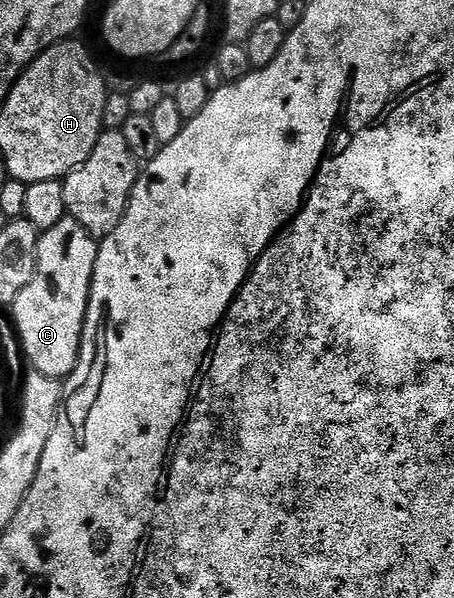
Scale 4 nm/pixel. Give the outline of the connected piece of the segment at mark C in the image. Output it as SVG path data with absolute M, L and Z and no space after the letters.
M64 217L57 227L39 234L35 274L29 287L17 295L16 305L17 327L23 329L25 351L31 353L32 366L44 370L45 375L66 379L75 370L98 254L96 238L72 217Z

